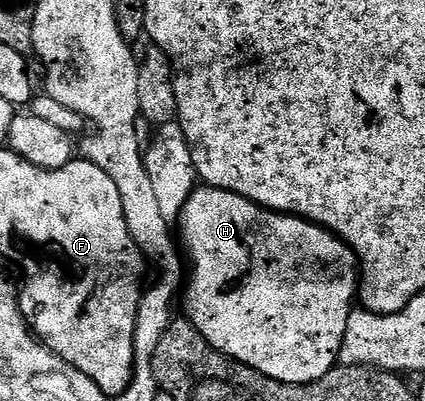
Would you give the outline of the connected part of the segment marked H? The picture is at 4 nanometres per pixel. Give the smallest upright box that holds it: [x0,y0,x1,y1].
[181,187,361,385]

